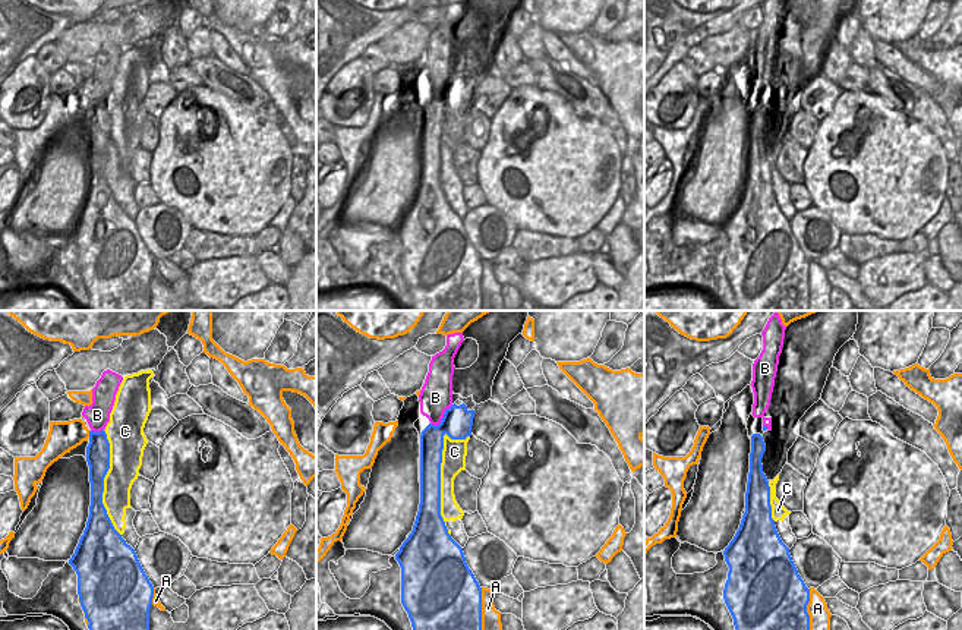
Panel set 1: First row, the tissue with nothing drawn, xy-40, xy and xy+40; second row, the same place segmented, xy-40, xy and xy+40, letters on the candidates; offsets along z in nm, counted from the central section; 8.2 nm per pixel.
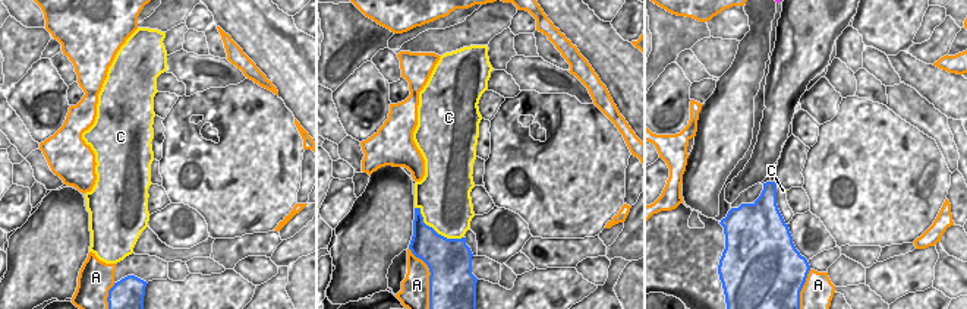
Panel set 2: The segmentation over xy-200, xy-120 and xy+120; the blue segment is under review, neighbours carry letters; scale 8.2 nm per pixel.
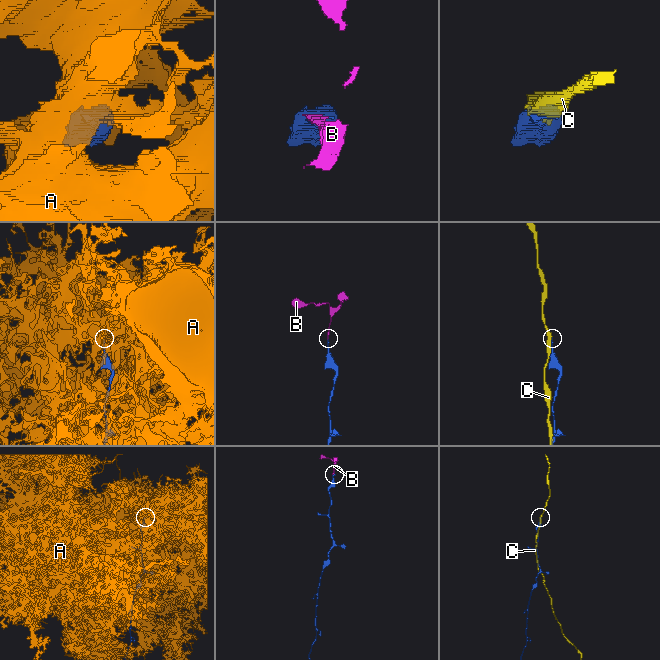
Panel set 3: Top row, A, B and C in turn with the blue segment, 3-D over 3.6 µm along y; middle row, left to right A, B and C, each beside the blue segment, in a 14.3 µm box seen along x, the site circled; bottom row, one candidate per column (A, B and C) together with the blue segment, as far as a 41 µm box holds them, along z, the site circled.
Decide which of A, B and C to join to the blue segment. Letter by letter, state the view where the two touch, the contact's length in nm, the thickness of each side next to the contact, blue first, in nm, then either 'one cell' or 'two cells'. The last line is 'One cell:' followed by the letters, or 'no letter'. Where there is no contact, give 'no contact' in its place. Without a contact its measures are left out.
A: xy | 420 nm | 500/170 nm | two cells
B: xy | 260 nm | 260/280 nm | one cell
C: xy | 800 nm | 190/200 nm | two cells
One cell: B

